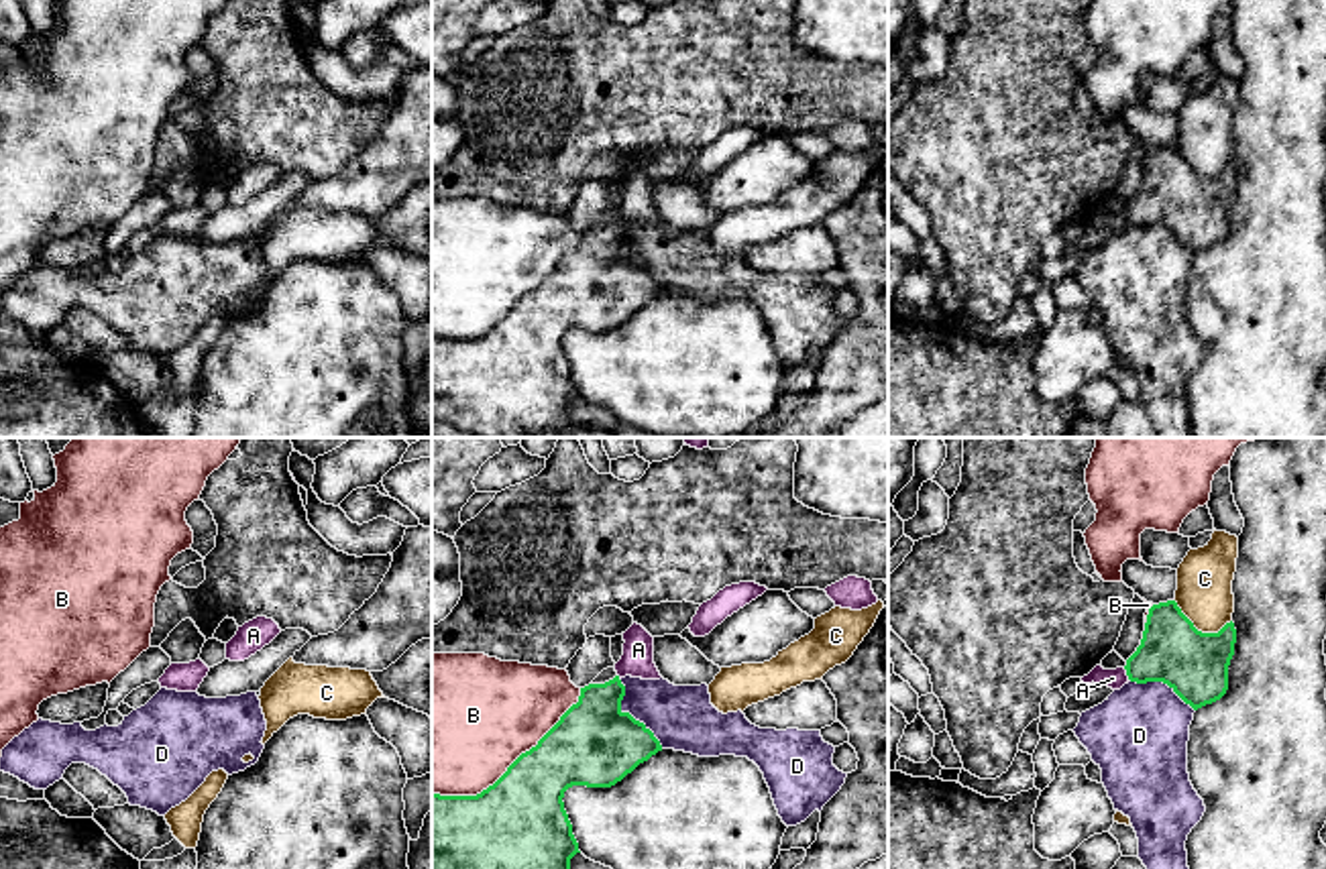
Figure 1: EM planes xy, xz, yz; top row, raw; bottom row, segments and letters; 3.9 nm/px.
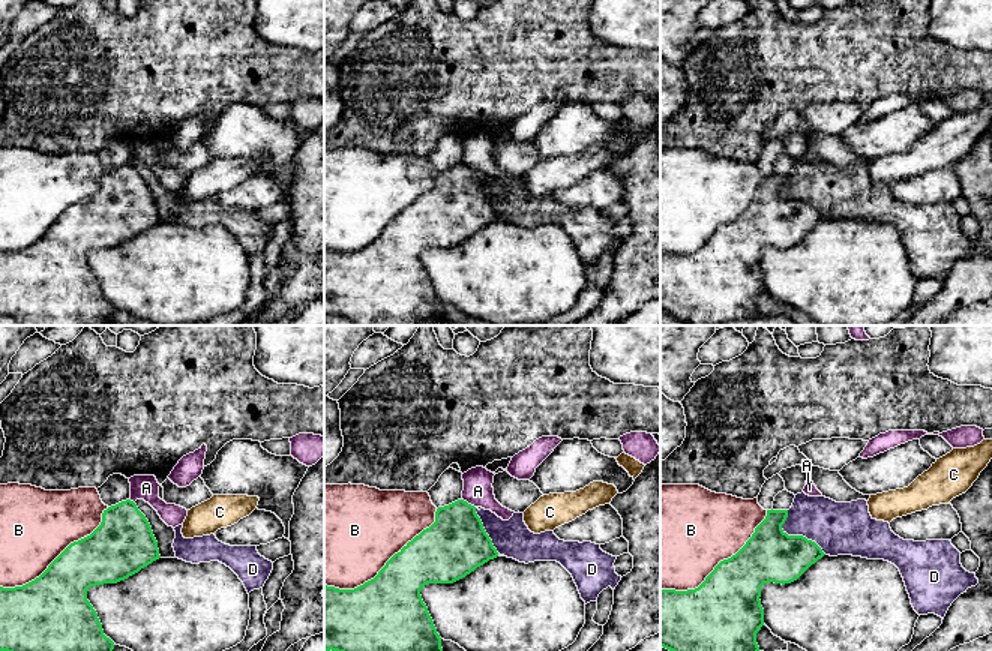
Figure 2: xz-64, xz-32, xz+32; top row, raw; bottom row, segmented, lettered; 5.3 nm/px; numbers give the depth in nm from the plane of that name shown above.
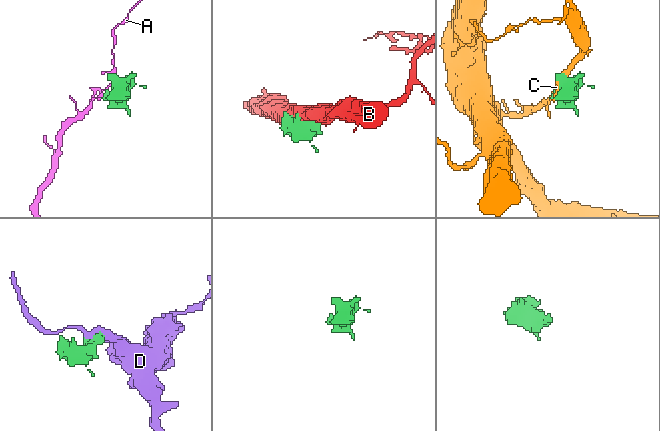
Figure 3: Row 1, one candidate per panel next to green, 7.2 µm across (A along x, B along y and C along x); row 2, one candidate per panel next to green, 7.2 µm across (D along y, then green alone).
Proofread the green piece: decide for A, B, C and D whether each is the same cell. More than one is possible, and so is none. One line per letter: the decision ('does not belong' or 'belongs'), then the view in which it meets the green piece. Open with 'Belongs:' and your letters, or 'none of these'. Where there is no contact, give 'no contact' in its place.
Belongs: none of these
A: does not belong | yz
B: does not belong | xz
C: does not belong | yz
D: does not belong | xz

